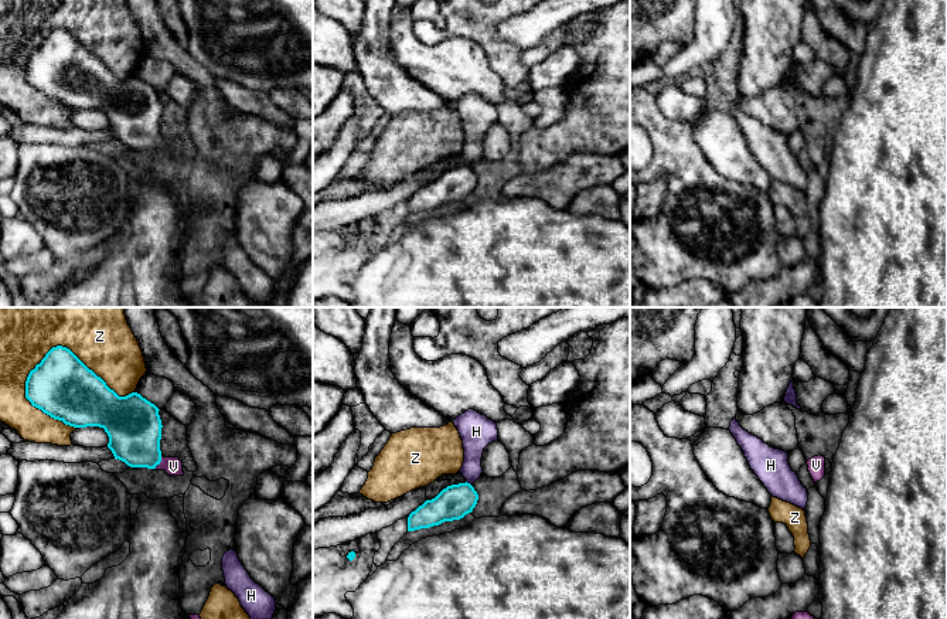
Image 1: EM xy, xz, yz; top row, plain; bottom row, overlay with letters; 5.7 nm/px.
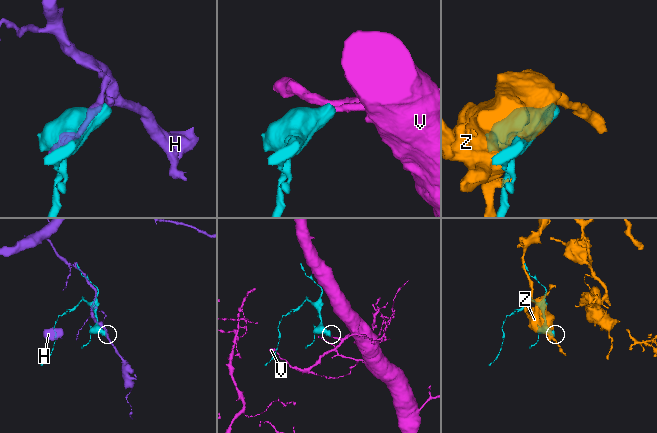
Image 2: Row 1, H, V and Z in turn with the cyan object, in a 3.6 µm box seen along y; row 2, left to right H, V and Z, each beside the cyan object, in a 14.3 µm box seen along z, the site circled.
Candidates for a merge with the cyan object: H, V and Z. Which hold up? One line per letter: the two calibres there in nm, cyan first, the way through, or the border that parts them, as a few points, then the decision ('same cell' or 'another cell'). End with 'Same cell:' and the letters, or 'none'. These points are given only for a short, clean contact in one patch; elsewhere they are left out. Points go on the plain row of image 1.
H: 190 nm thick on the cyan side, 140 nm on the other; another cell
V: 300 nm thick on the cyan side, 110 nm on the other; runs through xy (133, 109), (136, 122), (159, 145), (173, 149); same cell
Z: 360 nm thick on the cyan side, 320 nm on the other; another cell
Same cell: V

